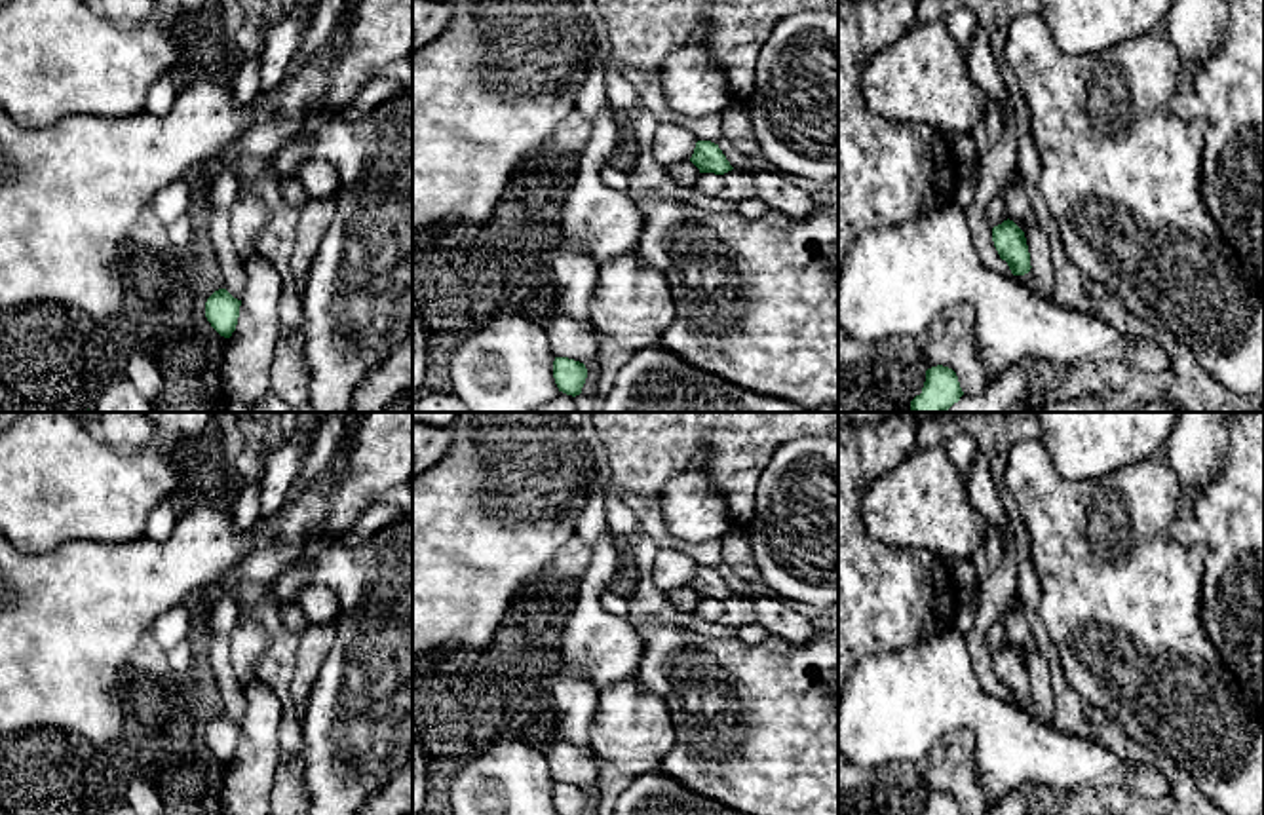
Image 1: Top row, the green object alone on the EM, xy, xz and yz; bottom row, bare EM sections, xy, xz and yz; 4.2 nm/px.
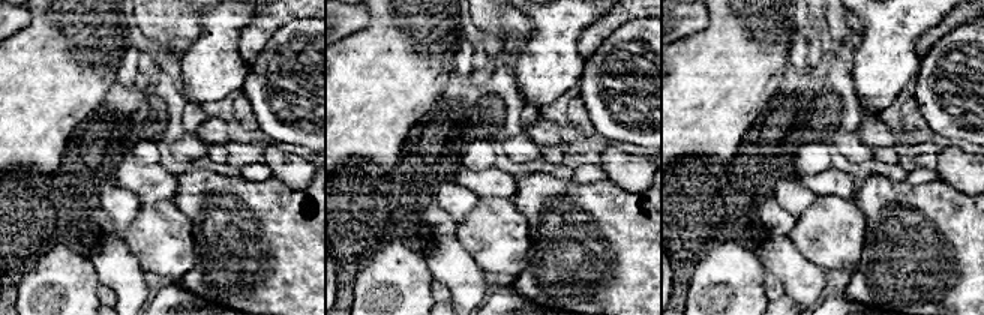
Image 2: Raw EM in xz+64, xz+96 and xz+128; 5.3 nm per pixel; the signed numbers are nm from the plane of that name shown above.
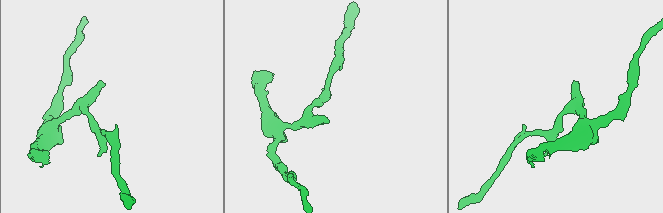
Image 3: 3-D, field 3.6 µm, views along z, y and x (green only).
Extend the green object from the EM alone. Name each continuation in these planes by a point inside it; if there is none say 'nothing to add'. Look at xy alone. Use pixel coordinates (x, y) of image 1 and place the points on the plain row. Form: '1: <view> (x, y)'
nothing to add

